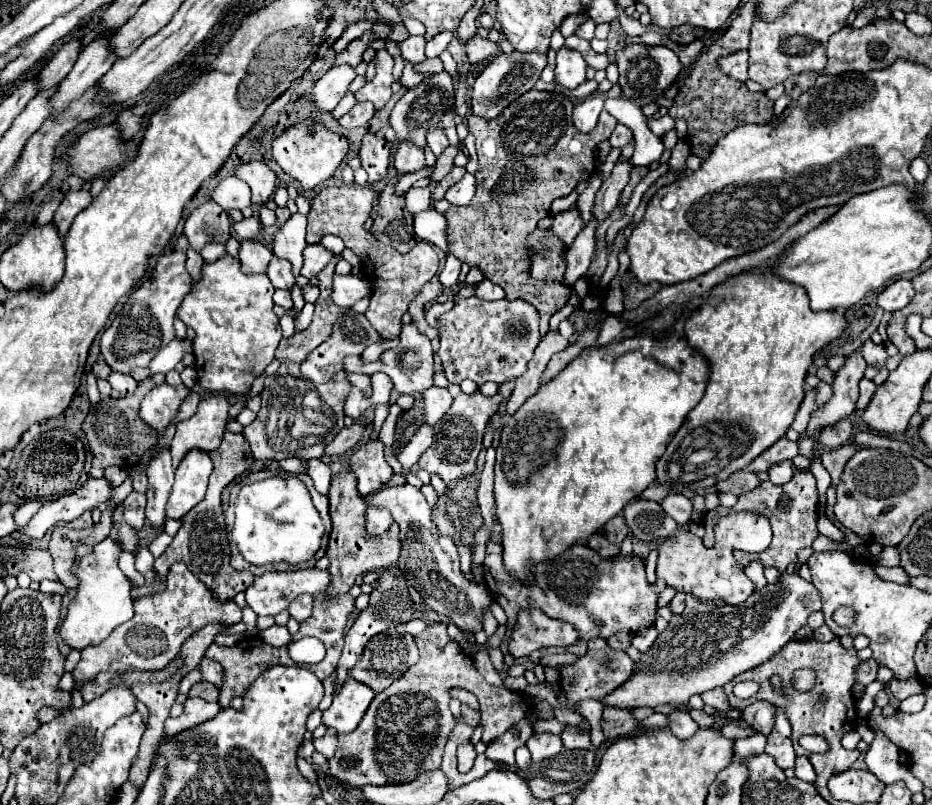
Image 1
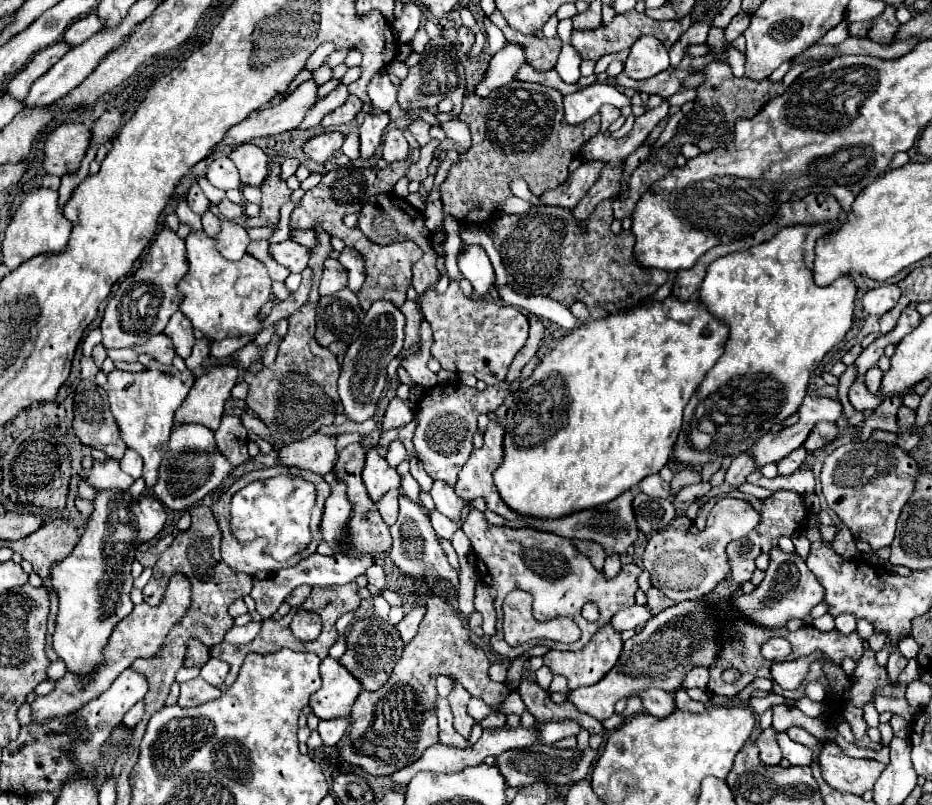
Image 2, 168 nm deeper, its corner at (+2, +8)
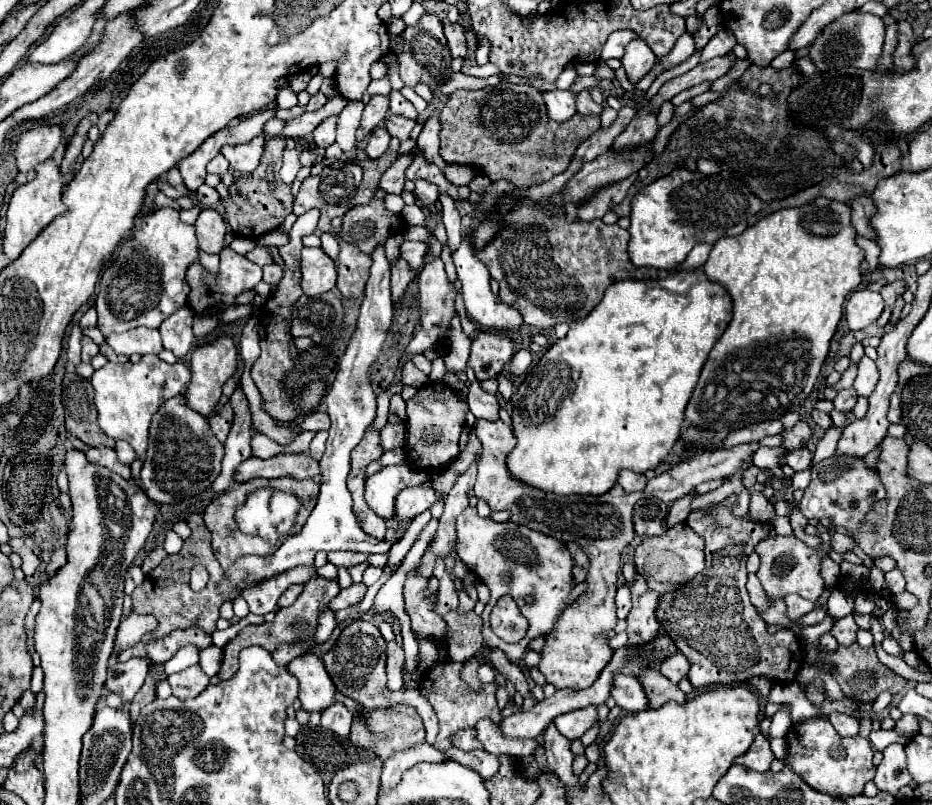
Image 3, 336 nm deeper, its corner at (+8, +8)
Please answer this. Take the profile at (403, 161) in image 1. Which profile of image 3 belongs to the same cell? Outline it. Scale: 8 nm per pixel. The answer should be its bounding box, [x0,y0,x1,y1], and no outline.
[365,127,391,159]

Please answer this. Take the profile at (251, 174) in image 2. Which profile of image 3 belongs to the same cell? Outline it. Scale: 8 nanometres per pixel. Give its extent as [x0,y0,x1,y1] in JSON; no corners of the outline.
[221,135,265,175]

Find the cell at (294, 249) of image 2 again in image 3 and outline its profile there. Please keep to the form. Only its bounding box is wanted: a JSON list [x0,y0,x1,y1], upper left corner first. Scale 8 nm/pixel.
[245,245,275,267]

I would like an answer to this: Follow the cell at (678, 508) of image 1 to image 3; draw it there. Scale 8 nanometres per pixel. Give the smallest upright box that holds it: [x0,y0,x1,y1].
[617,471,647,491]

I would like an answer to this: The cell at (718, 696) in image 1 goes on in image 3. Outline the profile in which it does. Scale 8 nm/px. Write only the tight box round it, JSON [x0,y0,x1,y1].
[661,655,689,685]

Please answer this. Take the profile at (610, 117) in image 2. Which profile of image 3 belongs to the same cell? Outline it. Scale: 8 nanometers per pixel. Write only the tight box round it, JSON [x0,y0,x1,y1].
[577,89,605,115]

